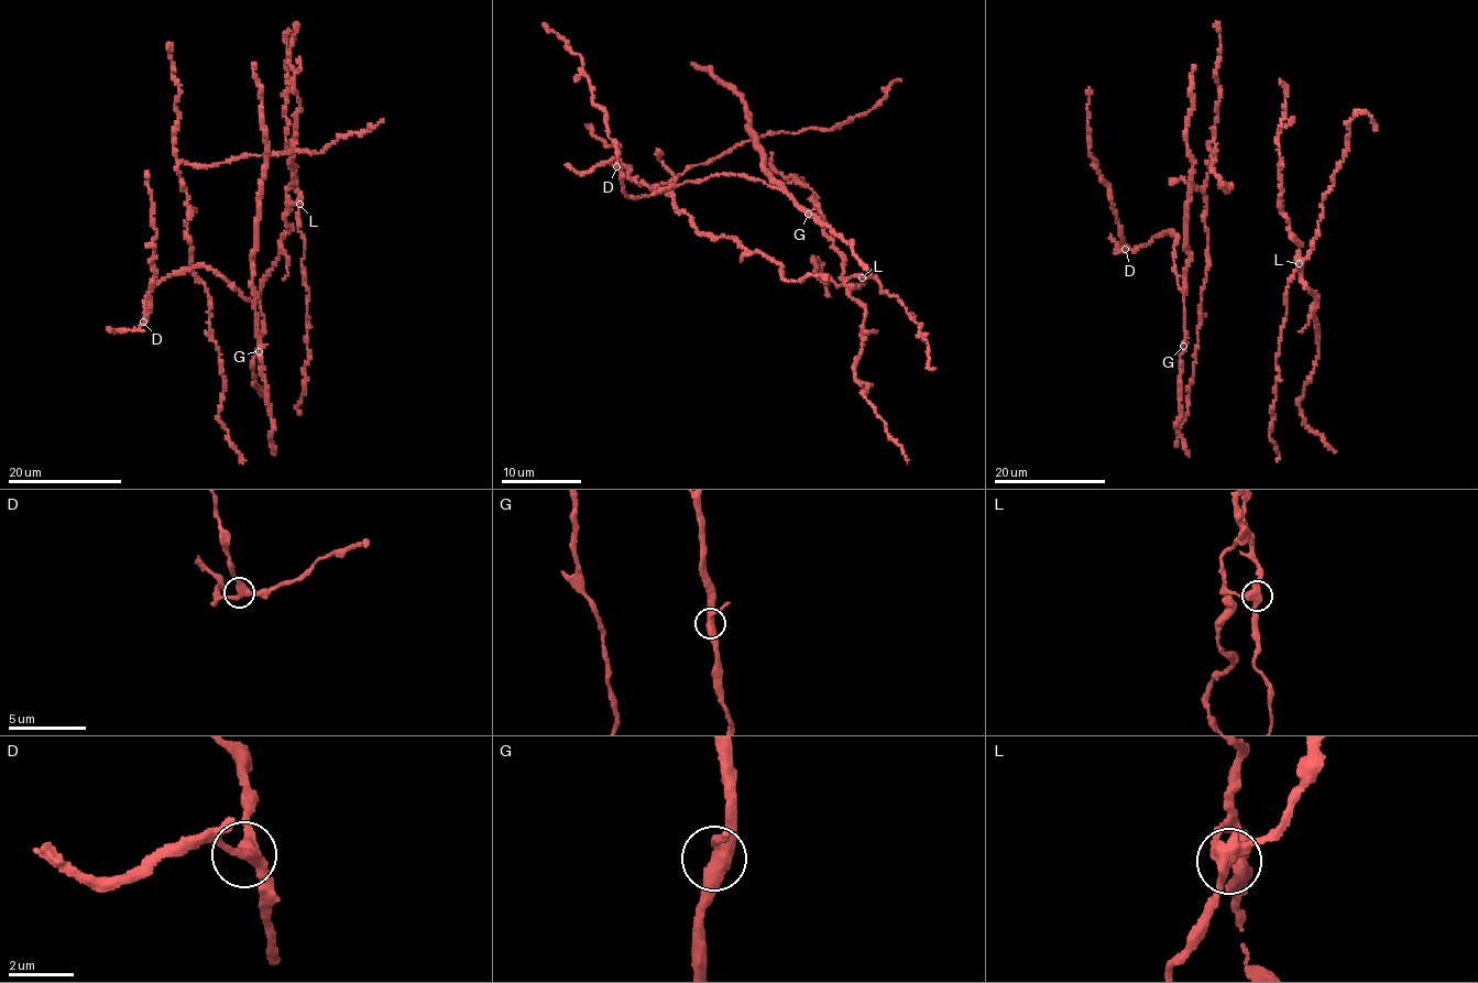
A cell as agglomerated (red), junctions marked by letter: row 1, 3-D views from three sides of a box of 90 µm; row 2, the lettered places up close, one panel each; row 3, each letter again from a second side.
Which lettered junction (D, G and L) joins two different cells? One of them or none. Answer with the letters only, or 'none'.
L

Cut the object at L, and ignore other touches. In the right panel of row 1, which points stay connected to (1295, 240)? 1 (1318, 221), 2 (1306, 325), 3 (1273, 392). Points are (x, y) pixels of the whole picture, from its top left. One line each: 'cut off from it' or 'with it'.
1: cut off from it
2: with it
3: cut off from it

